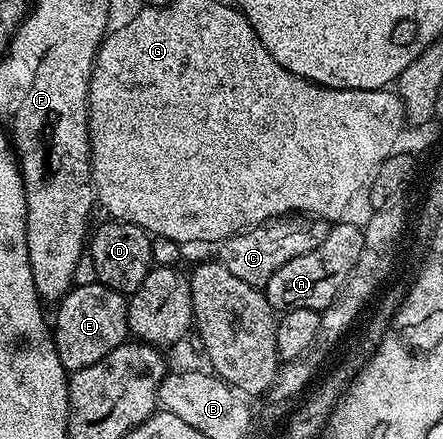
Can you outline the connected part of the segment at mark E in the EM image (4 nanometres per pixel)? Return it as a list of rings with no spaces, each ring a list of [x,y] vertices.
[[[96,281],[72,286],[56,307],[52,339],[62,367],[69,373],[96,364],[128,338],[126,296],[120,291],[109,289],[103,283]]]

